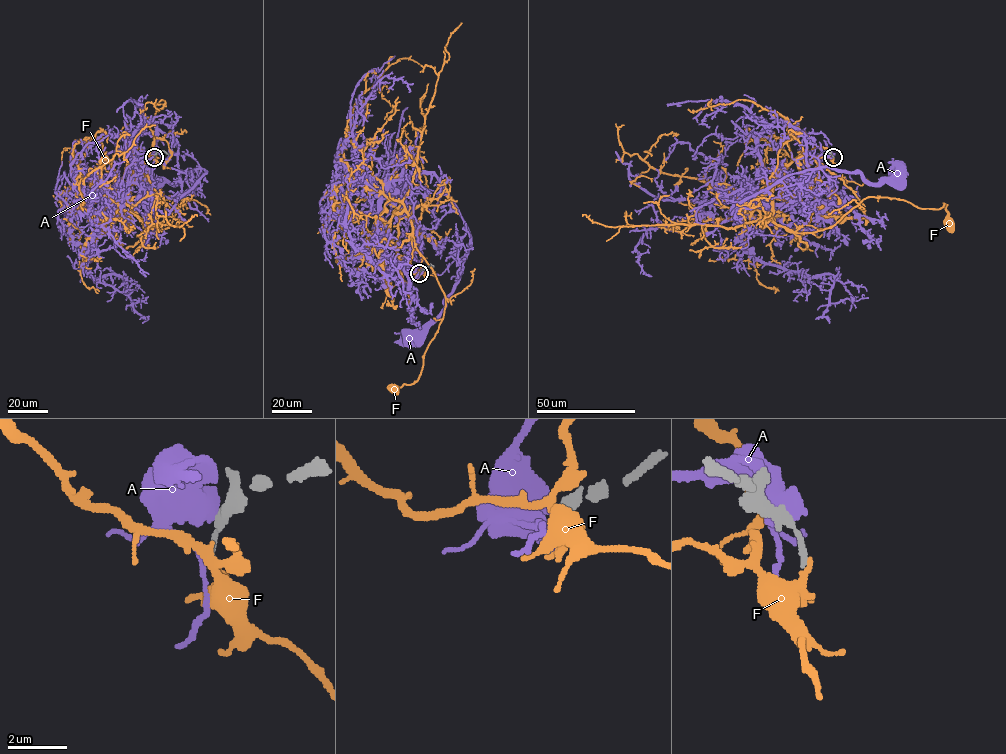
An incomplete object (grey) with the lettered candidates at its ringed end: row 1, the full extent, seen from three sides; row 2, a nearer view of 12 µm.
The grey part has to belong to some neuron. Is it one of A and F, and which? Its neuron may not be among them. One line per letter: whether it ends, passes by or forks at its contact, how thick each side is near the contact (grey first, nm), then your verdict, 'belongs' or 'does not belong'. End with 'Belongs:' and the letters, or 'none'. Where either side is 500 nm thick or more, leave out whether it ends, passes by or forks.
A: 280/650 nm | does not belong
F: it ends | 190/200 nm | does not belong
Belongs: none

